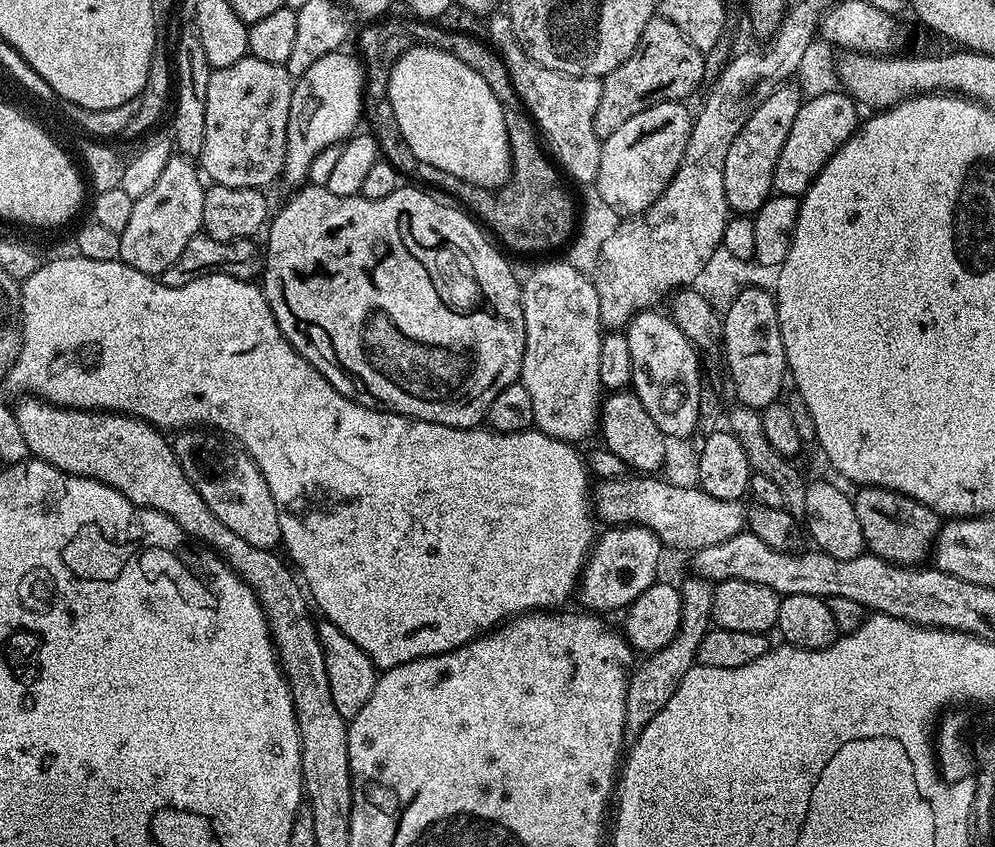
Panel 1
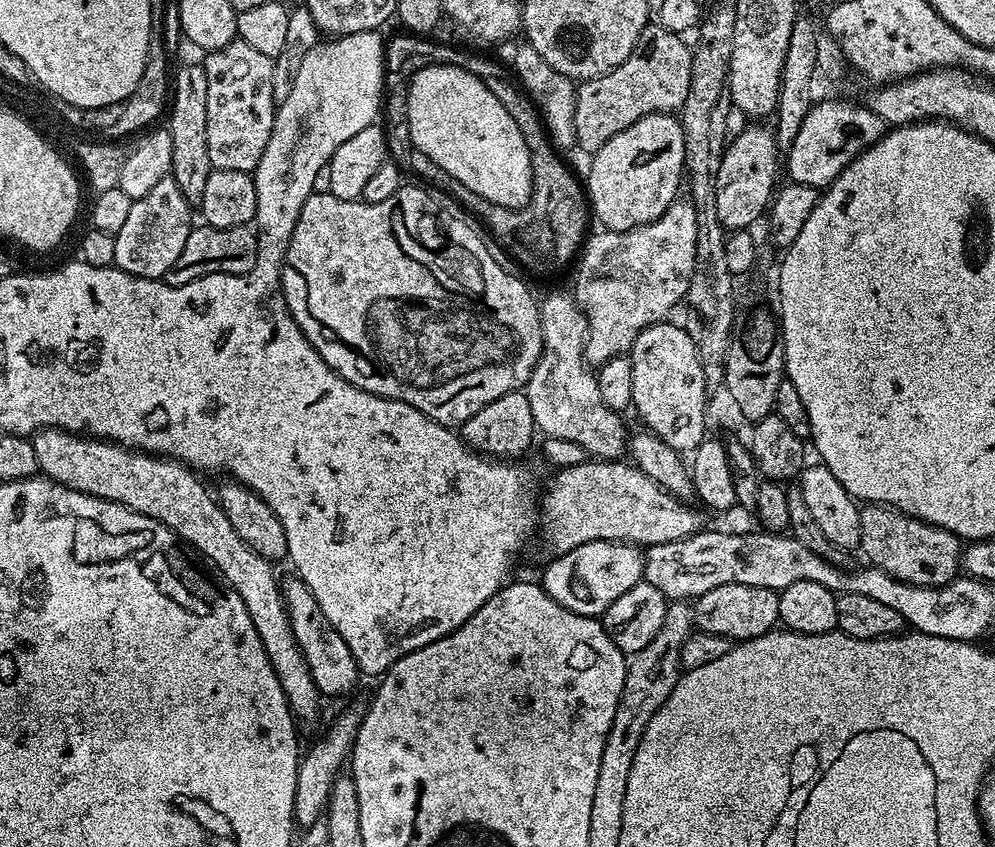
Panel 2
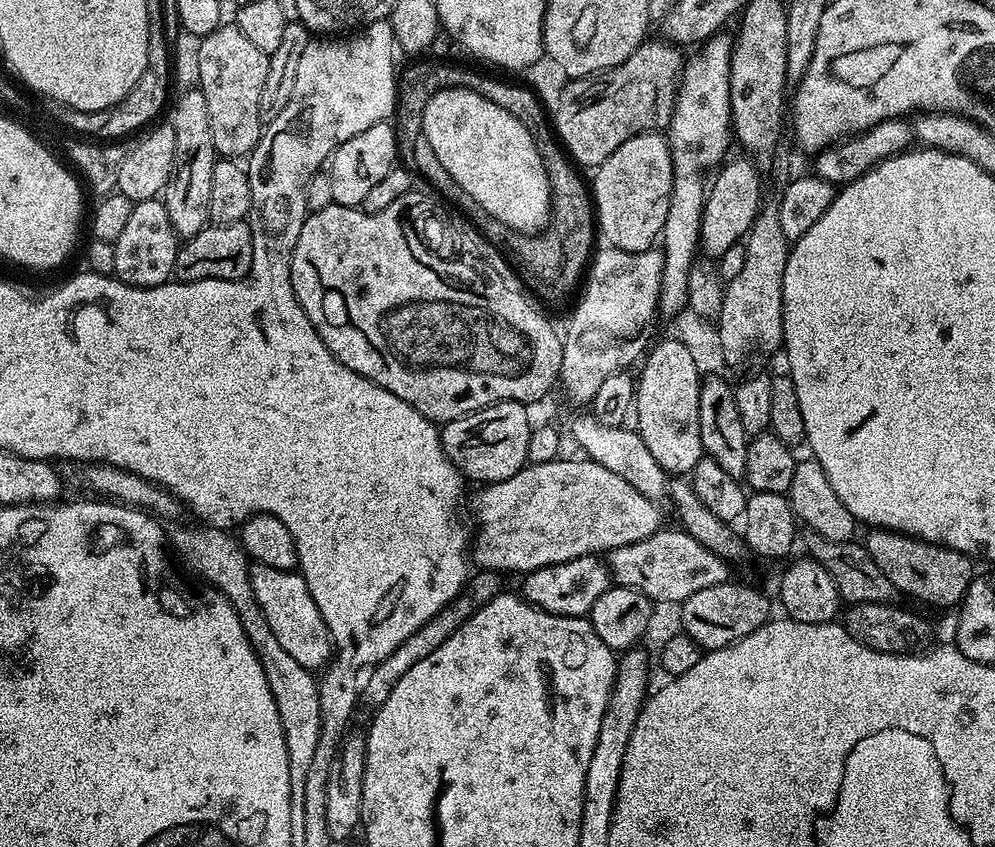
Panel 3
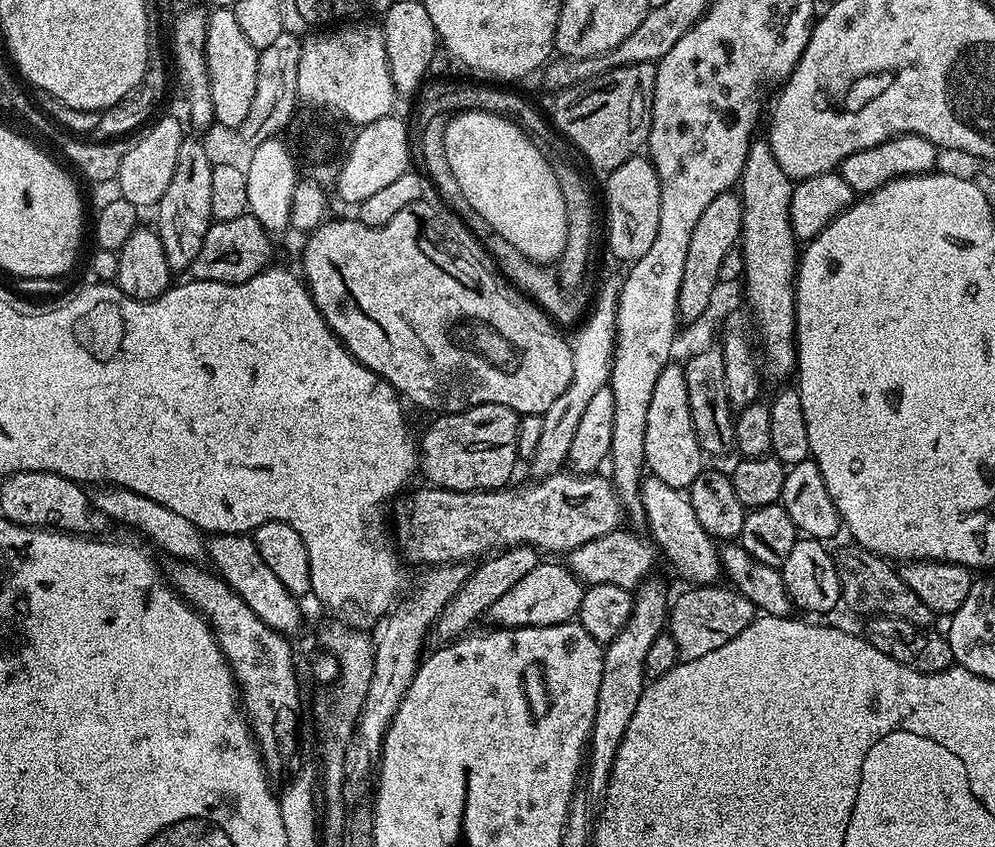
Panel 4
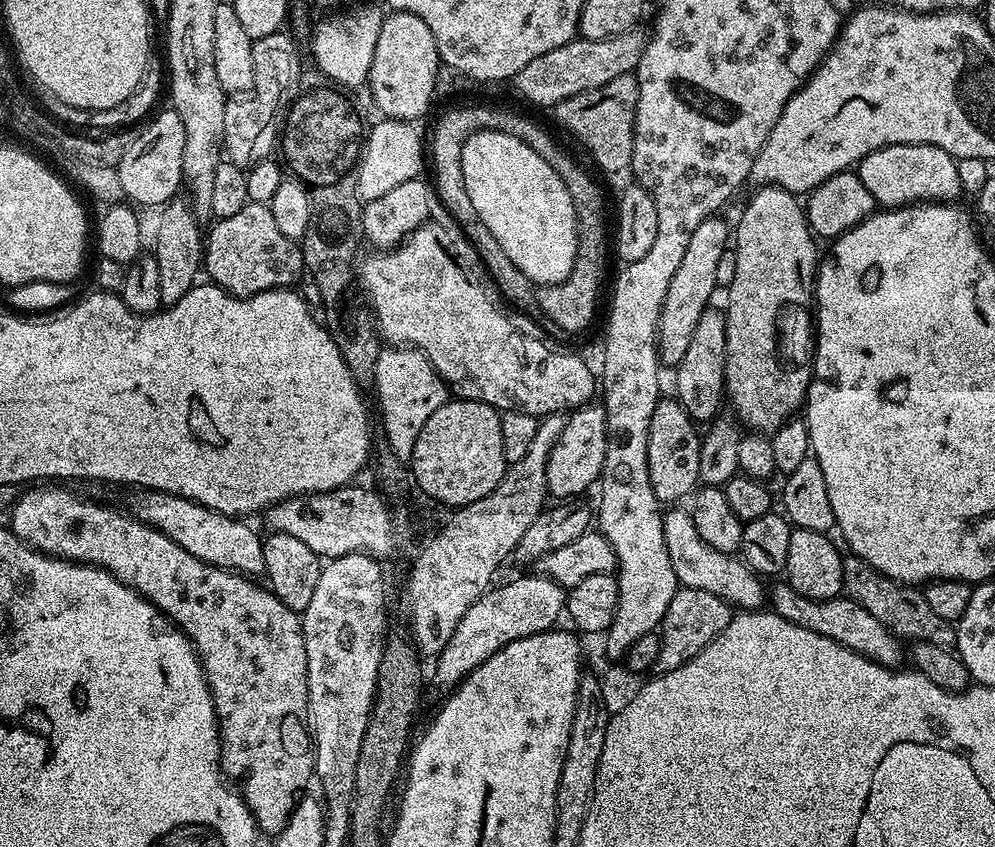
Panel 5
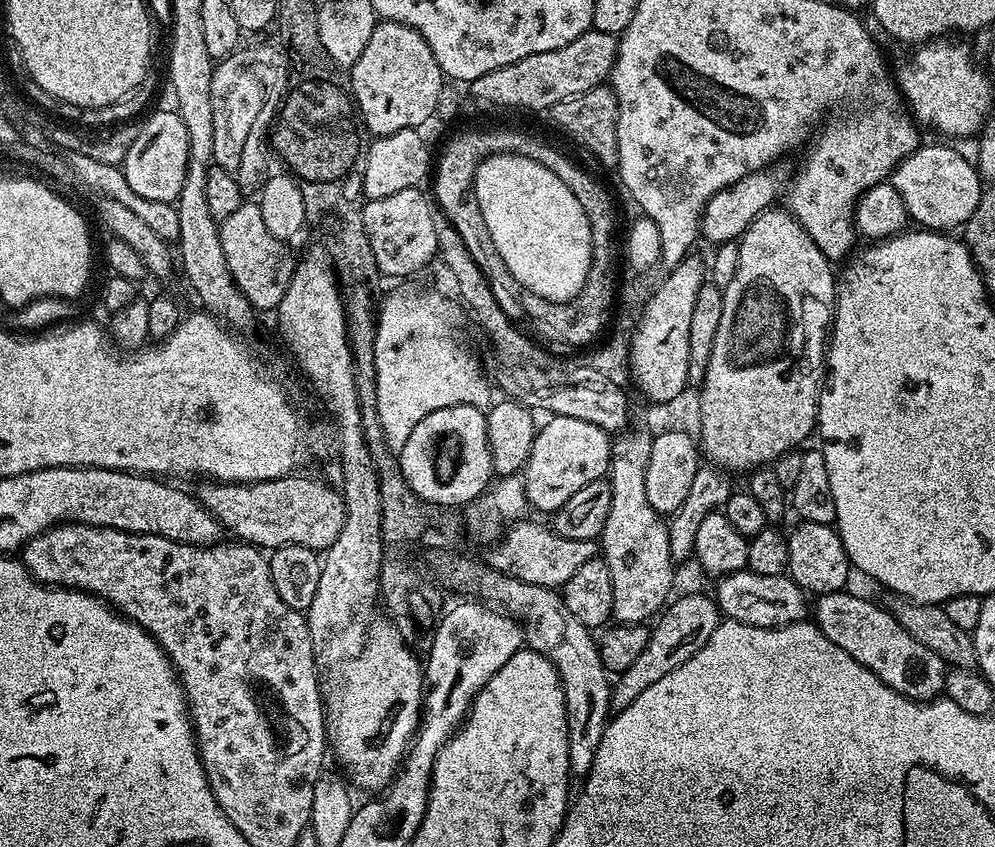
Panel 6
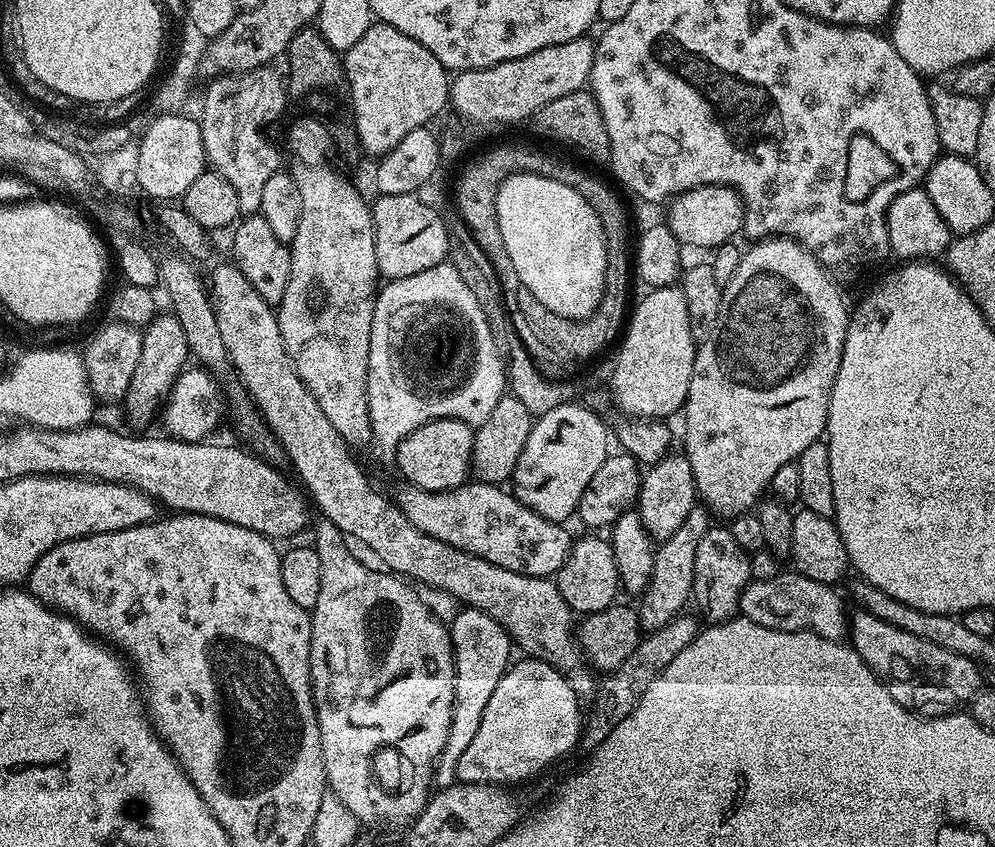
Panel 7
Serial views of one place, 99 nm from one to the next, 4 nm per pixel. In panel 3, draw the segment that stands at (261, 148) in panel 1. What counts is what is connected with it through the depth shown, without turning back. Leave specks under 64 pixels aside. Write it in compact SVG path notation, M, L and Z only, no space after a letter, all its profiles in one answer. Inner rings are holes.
M235 22L221 23L219 28L210 34L199 37L196 48L196 76L200 93L206 98L206 114L210 114L210 138L214 142L214 150L220 158L244 158L260 141L262 121L260 118L260 99L262 98L262 86L266 86L266 74L268 73L269 53L258 50L258 46L252 45L238 30Z

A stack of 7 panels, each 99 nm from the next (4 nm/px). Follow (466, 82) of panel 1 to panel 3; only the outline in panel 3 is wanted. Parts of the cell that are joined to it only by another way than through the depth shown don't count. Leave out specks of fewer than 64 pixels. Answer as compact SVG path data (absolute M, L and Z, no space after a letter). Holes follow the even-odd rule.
M446 88L434 93L426 102L422 126L426 142L430 142L430 150L438 154L438 162L442 162L446 174L450 174L450 178L454 178L454 182L462 186L486 214L494 214L498 222L514 232L535 234L543 229L552 214L552 187L548 184L548 175L530 130L526 130L514 114L502 110L502 106L472 89Z

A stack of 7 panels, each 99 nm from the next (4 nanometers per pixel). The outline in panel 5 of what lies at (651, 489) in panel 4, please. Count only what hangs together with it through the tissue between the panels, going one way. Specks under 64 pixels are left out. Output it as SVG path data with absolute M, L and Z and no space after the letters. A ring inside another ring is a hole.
M672 506L664 512L664 533L670 562L674 567L677 583L681 587L709 591L722 598L735 609L757 611L766 602L766 586L761 577L735 555L718 551L702 542L698 530L694 530L691 511L684 506Z

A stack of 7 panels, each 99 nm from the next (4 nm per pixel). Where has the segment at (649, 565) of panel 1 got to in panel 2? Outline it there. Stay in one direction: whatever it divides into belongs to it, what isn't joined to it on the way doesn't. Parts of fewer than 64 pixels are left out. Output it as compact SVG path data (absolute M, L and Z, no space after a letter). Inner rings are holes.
M586 542L574 550L559 553L544 568L542 586L558 606L566 606L574 614L603 617L604 611L630 586L644 580L645 553L634 544L618 542Z

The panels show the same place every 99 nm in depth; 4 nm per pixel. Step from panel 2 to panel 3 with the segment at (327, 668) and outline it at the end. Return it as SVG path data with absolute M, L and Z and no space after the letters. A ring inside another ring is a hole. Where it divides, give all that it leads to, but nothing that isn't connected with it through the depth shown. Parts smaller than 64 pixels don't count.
M253 563L248 569L254 598L266 616L270 630L287 654L309 670L320 670L333 659L334 645L326 622L299 571L274 570L274 566Z

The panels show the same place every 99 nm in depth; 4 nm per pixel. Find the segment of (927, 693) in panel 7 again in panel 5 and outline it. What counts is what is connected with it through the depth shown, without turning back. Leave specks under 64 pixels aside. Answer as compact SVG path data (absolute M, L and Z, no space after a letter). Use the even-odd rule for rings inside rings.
M786 582L778 583L780 584L776 585L773 590L771 587L768 600L771 609L780 617L786 618L796 626L801 626L804 630L810 630L814 634L822 634L822 638L830 638L841 644L842 647L854 650L882 666L895 669L901 667L900 647L902 647L902 641L900 637L892 635L892 631L886 626L882 626L882 622L878 622L878 618L874 618L874 614L870 614L870 610L862 610L862 606L858 606L858 602L847 598L835 600L806 598L804 595L798 594Z

